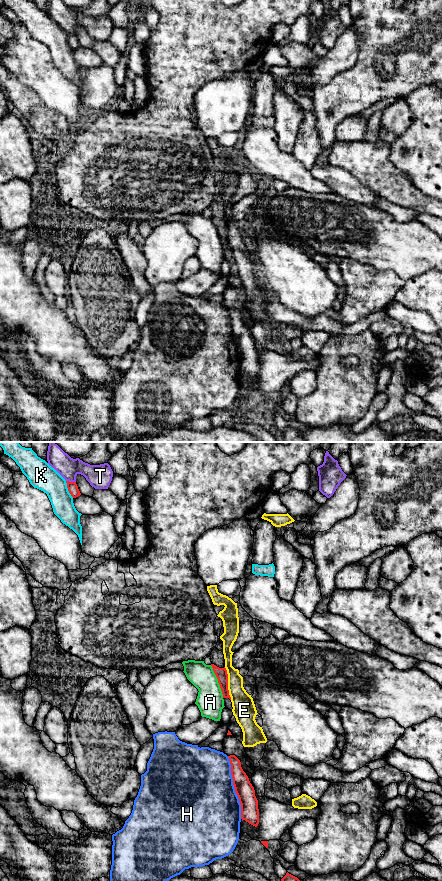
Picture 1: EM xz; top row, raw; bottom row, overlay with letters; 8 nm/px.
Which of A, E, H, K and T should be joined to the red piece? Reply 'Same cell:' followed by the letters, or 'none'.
Same cell: none

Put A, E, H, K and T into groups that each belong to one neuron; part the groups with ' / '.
A / E / H / K / T

